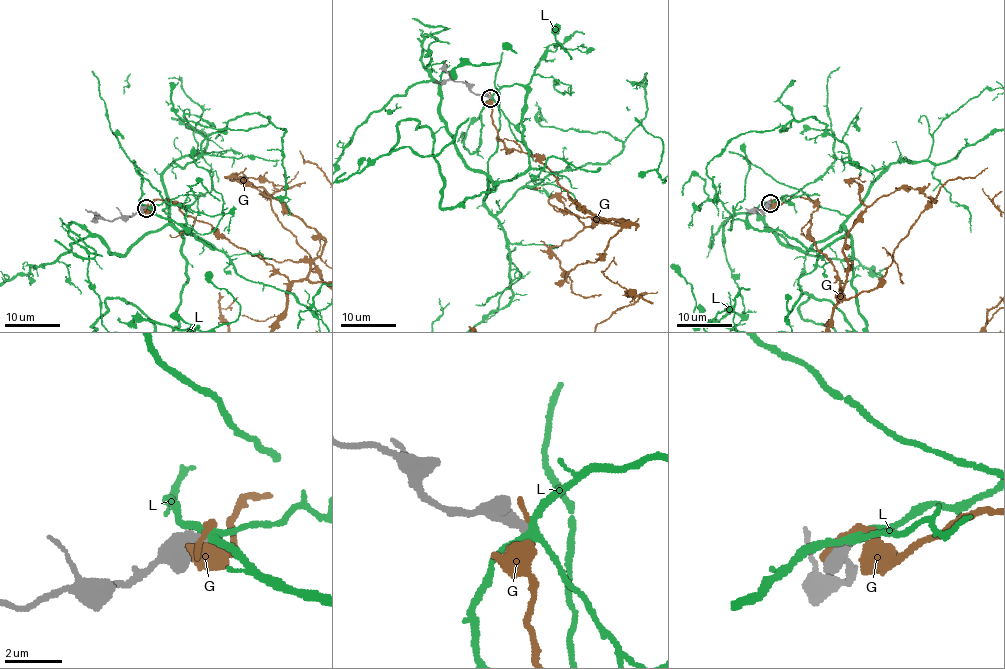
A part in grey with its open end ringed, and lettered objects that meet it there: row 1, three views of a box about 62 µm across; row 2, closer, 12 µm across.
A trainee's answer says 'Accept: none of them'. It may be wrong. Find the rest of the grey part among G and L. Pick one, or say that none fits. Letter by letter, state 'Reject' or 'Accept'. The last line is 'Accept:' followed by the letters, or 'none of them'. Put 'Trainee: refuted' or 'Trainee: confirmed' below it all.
G: Reject
L: Reject
Accept: none of them
Trainee: confirmed

